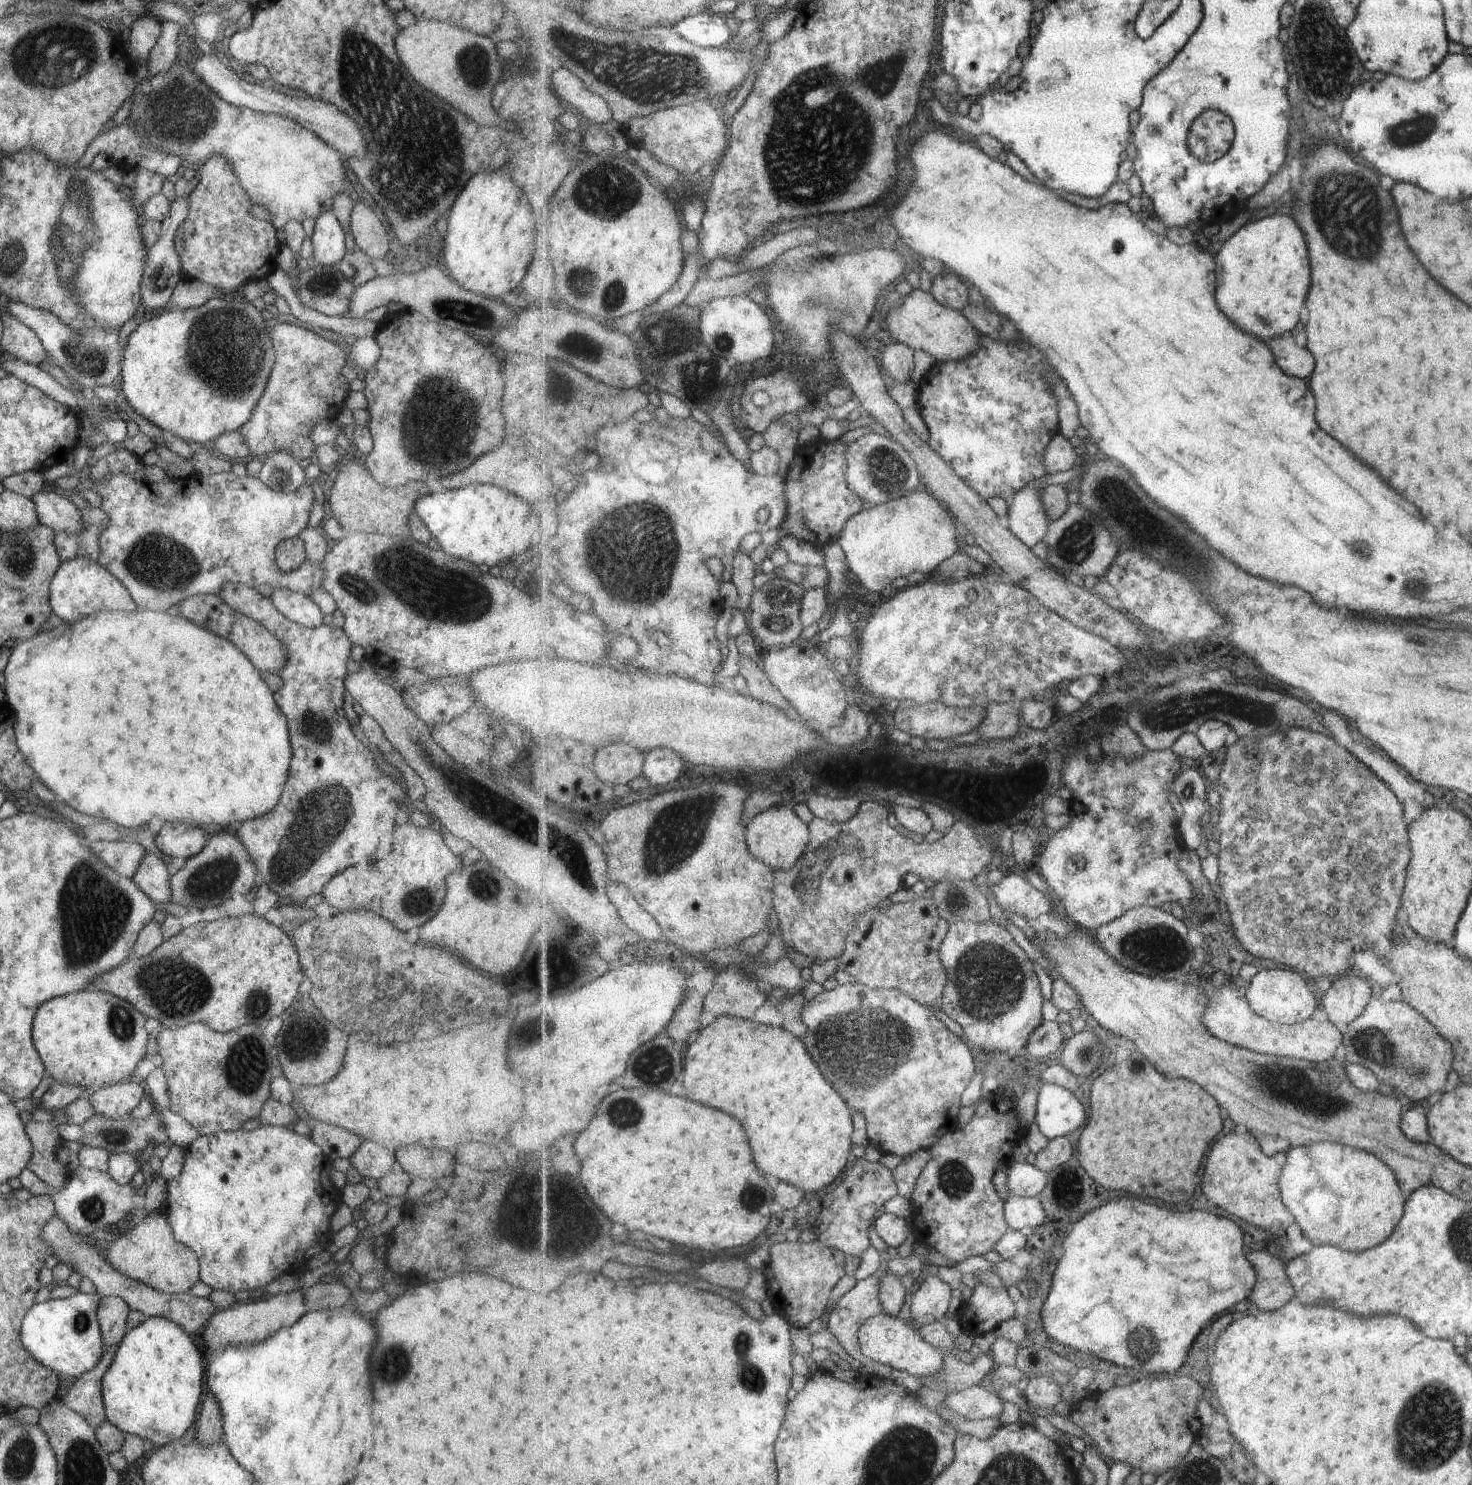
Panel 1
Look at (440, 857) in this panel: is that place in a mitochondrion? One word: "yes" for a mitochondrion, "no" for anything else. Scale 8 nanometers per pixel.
no

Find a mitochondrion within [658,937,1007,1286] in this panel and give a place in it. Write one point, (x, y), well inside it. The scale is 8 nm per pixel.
(883, 1048)

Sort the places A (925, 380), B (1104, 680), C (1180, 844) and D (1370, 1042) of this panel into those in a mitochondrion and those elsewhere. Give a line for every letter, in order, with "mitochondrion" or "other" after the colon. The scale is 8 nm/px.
A: other
B: other
C: other
D: mitochondrion

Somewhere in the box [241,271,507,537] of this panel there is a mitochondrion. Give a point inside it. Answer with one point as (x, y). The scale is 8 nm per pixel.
(434, 411)

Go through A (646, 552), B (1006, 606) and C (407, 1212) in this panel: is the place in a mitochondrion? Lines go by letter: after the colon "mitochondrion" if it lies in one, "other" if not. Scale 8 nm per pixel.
A: mitochondrion
B: other
C: other

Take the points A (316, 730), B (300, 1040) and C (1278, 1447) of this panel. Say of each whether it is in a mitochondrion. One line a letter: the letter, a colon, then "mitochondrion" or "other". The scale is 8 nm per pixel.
A: mitochondrion
B: mitochondrion
C: other

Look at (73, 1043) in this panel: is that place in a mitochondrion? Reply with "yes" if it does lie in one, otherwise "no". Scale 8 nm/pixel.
no

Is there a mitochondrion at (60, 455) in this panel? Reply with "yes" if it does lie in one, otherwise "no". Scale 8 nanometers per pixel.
no

